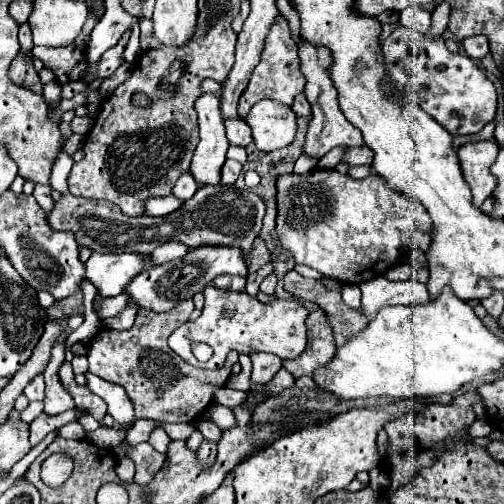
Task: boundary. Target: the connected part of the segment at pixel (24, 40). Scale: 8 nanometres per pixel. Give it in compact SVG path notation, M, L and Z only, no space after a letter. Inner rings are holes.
M25 22L19 26L18 39L20 43L20 52L27 54L32 51L32 33L31 27L28 22Z

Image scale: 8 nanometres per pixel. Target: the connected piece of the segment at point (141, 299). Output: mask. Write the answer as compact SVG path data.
M203 245L203 247L189 249L189 253L197 253L197 263L189 257L183 257L183 259L175 259L159 267L147 269L139 273L133 279L133 283L129 283L127 295L131 295L139 303L139 307L153 309L153 311L169 311L179 301L191 299L195 293L203 291L207 285L213 283L215 277L223 274L243 275L243 277L247 275L243 253L239 253L239 249L231 249L227 245Z

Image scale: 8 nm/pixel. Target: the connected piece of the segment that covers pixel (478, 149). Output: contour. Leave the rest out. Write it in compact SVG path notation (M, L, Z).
M487 139L487 141L477 141L477 143L467 143L461 145L457 151L463 177L471 185L471 195L473 195L473 205L481 207L481 203L493 193L497 181L489 173L489 167L497 159L497 143Z

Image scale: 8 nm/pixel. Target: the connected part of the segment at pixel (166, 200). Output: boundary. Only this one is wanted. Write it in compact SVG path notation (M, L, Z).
M167 195L167 197L153 197L145 203L145 213L147 215L157 215L157 217L165 217L173 211L177 211L183 205L183 201L179 201L175 195Z

